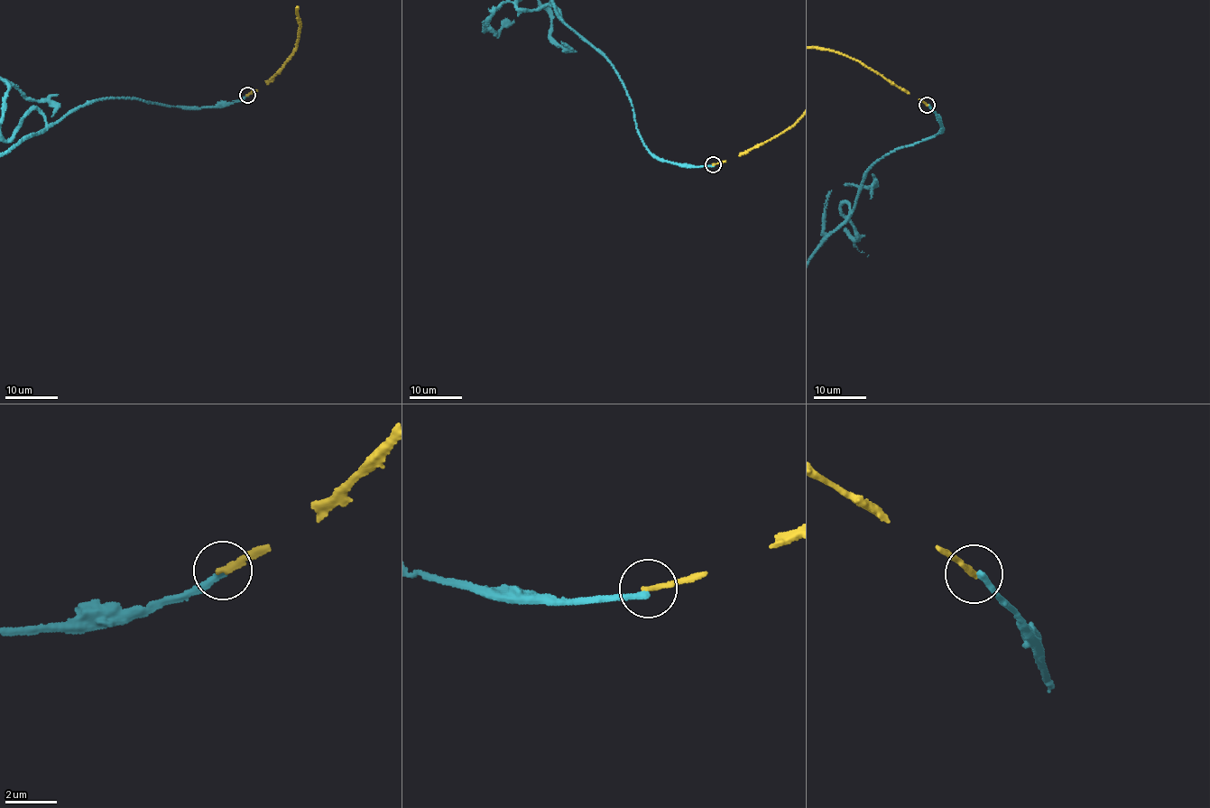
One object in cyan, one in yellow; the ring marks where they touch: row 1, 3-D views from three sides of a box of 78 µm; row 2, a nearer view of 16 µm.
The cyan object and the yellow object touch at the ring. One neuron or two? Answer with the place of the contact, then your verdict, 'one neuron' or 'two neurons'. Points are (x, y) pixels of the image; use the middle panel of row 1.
(713, 164) | two neurons

